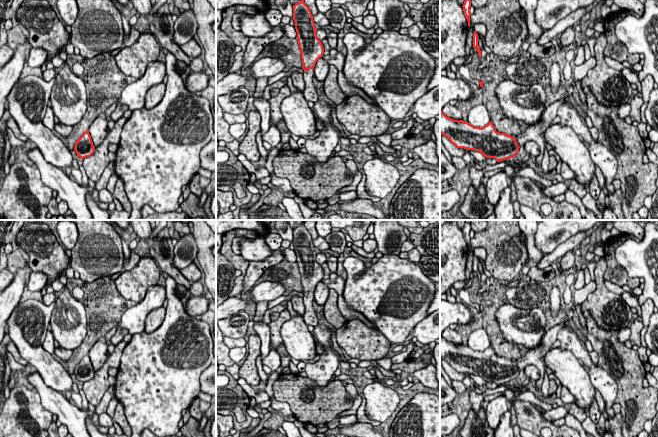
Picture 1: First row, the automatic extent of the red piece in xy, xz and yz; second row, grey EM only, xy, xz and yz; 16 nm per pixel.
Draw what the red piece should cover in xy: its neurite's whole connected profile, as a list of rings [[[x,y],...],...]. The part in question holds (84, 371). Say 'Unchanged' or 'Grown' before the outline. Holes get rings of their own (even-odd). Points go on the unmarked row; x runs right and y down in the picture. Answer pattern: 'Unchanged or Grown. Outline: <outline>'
Unchanged. Outline: [[[89,355],[84,356],[83,359],[77,364],[74,374],[77,380],[81,383],[90,381],[94,377],[95,371],[93,369]]]

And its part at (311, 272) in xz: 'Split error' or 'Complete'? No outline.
Split error

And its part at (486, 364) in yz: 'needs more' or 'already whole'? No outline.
needs more

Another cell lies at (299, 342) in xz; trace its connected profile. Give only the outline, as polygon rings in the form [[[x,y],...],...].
[[[297,314],[281,326],[281,337],[288,355],[296,360],[313,360],[317,355],[316,344],[303,316]]]

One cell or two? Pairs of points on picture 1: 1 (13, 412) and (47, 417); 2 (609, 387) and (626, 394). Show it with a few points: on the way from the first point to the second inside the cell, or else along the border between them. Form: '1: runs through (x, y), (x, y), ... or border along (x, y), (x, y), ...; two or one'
1: runs through (14, 398), (14, 393), (21, 390), (33, 405); one
2: border along (606, 371), (615, 380), (617, 385), (615, 402); two

